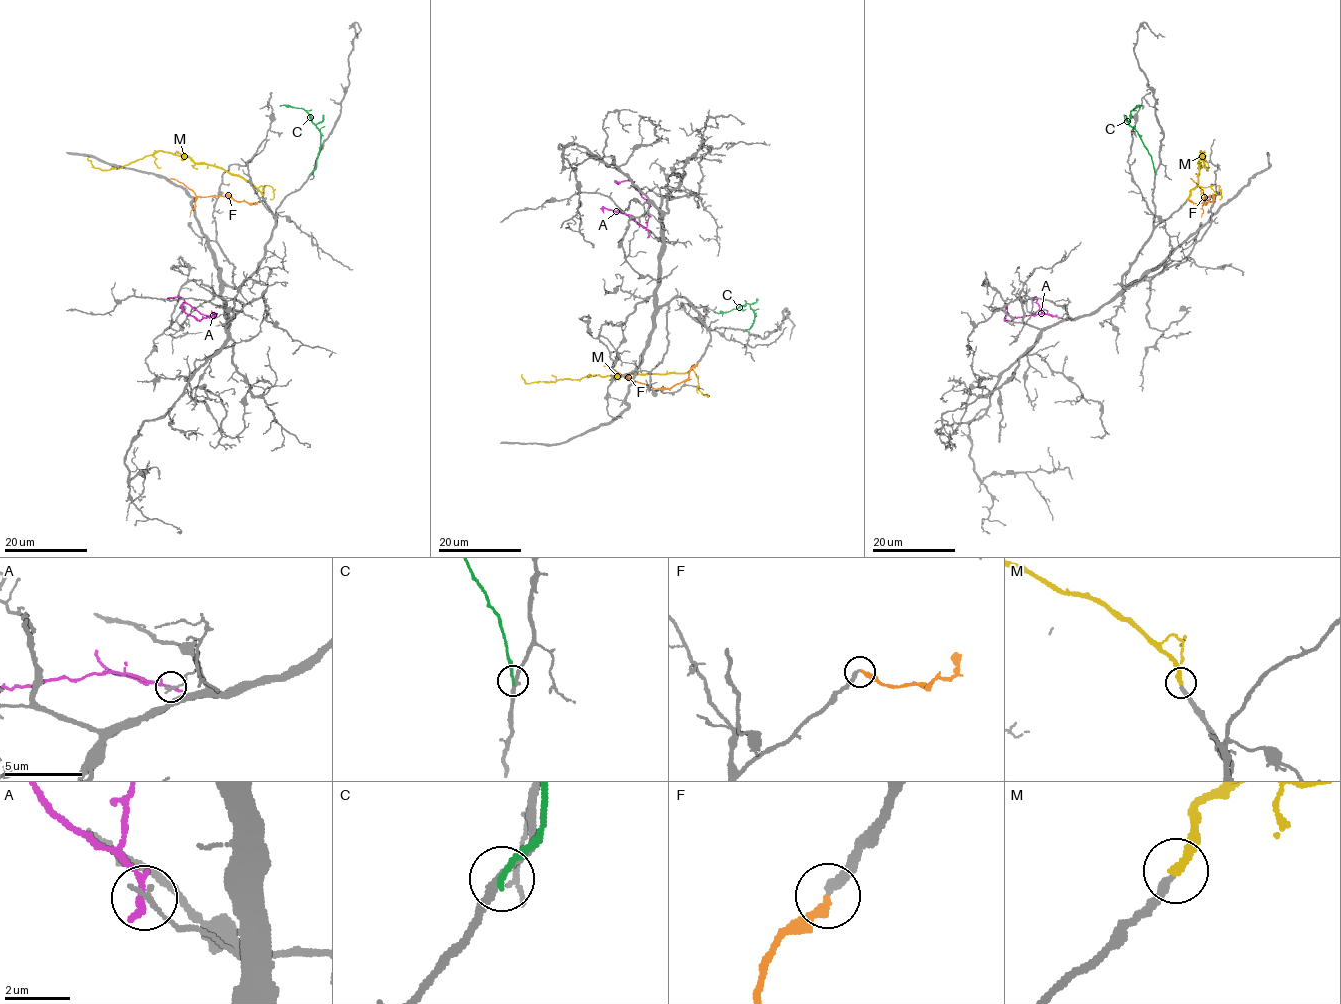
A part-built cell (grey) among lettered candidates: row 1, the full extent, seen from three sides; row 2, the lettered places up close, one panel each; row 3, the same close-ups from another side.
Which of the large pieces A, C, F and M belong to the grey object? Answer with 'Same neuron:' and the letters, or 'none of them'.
Same neuron: M

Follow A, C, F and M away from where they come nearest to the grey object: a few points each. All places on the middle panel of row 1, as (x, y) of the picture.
A: (649, 235), (649, 203), (630, 180), (616, 182), (618, 184)
C: (745, 330), (752, 325), (754, 311), (748, 304), (724, 312), (714, 311)
F: (697, 363), (686, 379), (660, 389), (631, 381), (603, 365)
M: (697, 363), (683, 373), (589, 375), (577, 379), (527, 383), (522, 374)

